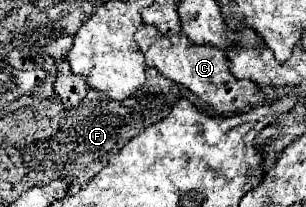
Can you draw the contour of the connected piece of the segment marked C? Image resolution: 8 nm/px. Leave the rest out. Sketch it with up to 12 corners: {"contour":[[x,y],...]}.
{"contour":[[180,32],[134,34],[146,62],[214,112],[240,112],[260,90],[226,54]]}

